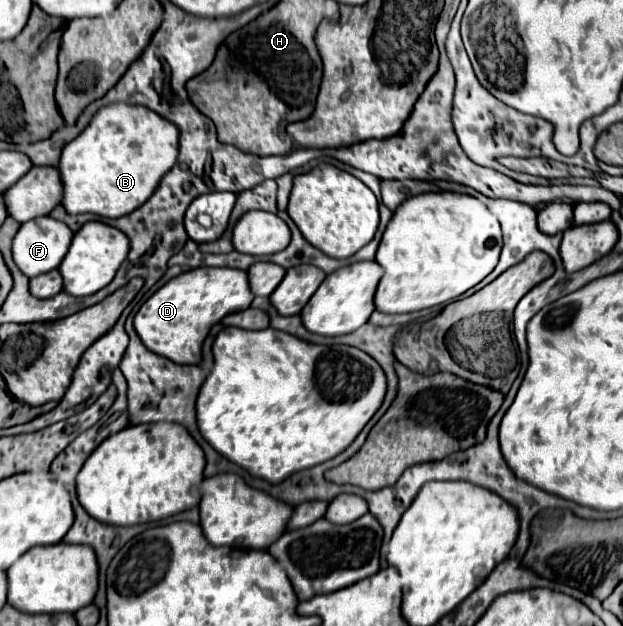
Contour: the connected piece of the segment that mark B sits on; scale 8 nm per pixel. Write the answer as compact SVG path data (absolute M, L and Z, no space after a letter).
M111 103L101 107L87 125L87 129L63 147L63 155L59 161L59 173L63 183L61 205L69 215L93 213L109 219L117 219L121 215L135 211L153 195L161 177L175 165L177 139L179 139L177 127L147 107L127 103Z

